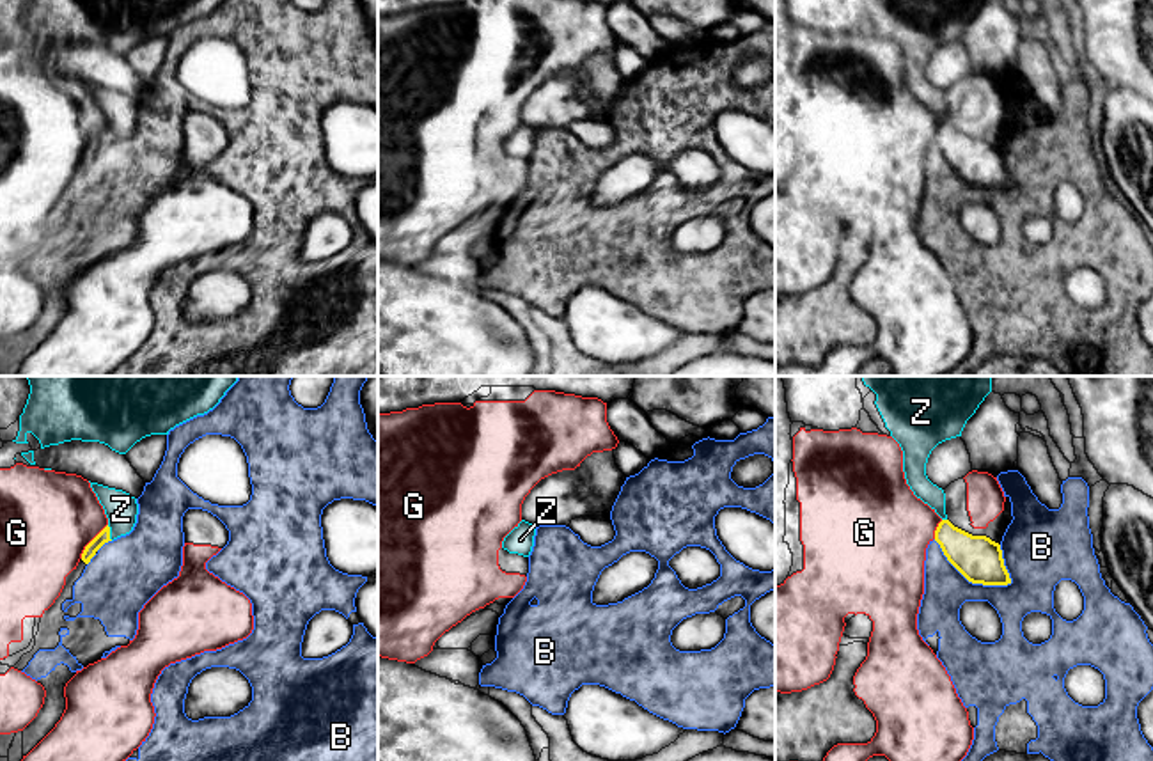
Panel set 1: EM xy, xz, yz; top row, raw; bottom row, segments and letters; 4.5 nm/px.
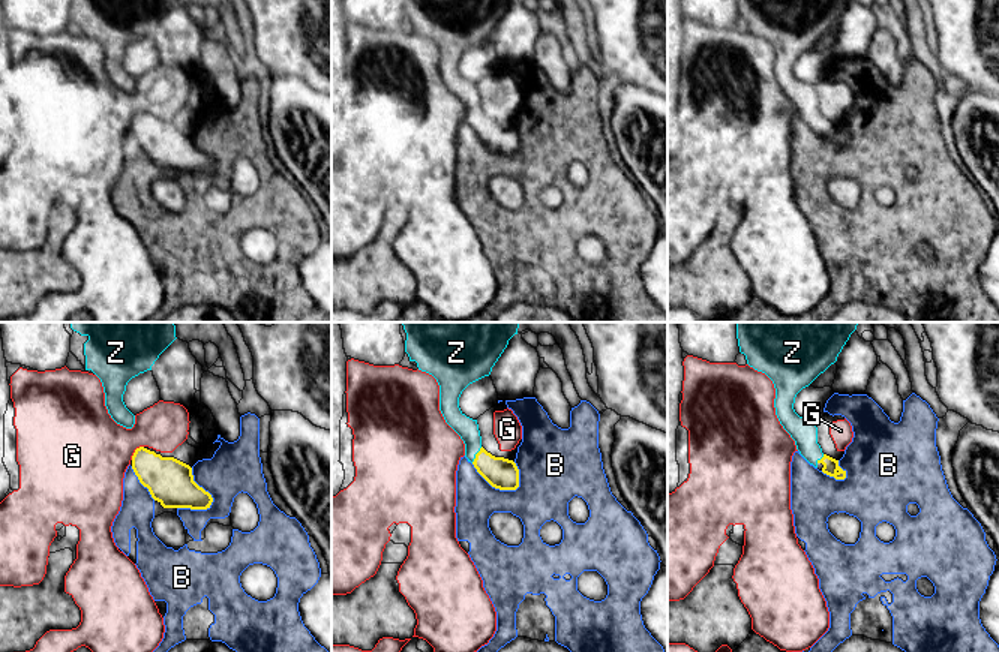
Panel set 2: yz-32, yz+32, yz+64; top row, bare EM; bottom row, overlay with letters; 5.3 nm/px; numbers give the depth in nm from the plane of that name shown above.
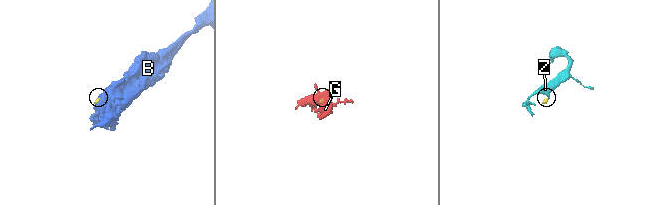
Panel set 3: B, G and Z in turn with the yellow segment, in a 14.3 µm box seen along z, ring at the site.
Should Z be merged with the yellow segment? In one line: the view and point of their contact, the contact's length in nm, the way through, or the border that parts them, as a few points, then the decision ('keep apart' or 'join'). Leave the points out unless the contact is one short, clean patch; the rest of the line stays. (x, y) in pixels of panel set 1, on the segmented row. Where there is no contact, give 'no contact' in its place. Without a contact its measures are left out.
contact xy (109, 533); length 80 nm; way xy (103, 536), (109, 533), (121, 520), (121, 509); join

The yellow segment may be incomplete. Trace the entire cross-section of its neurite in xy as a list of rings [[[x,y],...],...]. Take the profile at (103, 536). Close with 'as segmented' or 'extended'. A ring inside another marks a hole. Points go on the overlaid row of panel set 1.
[[[90,482],[90,488],[105,509],[108,525],[85,546],[82,553],[82,561],[85,564],[90,562],[90,559],[105,543],[129,534],[137,523],[138,514],[137,498],[129,493],[98,482]]]; extended

